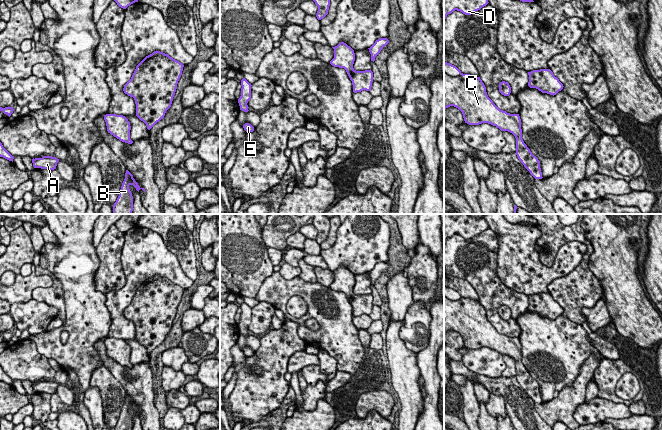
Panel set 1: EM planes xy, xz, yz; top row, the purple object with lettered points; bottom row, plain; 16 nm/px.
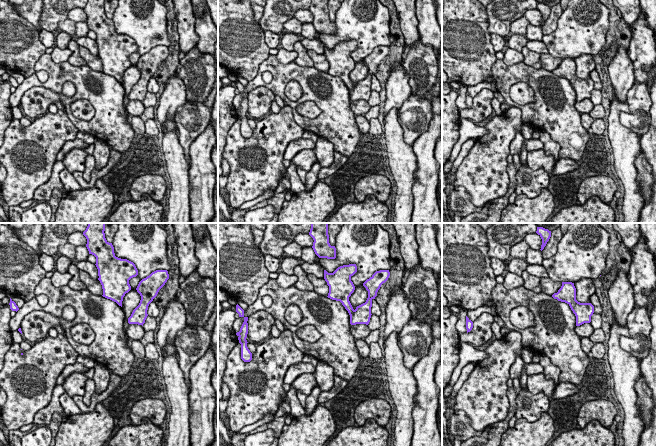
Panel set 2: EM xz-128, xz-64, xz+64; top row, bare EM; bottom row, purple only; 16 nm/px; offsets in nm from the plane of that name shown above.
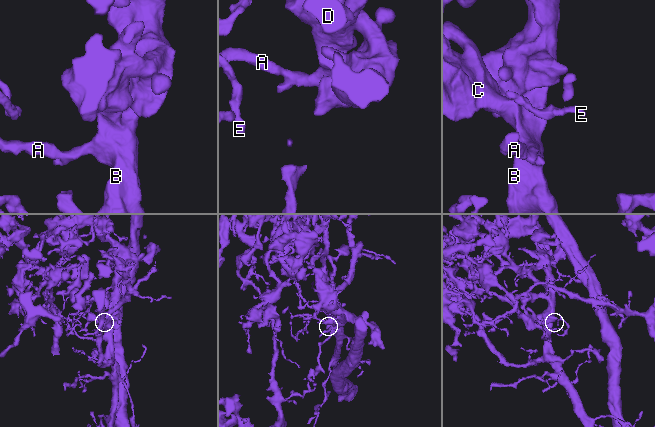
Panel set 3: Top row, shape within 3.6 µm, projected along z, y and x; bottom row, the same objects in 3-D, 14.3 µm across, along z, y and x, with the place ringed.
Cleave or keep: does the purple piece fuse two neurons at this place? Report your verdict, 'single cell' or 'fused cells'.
single cell

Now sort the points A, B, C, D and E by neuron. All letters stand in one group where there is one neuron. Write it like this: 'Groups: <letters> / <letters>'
Groups: A B C D E

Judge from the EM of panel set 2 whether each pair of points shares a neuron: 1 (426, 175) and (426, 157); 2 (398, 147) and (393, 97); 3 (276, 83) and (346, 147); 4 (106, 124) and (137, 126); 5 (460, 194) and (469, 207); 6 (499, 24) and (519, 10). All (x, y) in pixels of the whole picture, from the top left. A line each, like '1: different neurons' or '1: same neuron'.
1: same neuron
2: different neurons
3: same neuron
4: different neurons
5: same neuron
6: same neuron

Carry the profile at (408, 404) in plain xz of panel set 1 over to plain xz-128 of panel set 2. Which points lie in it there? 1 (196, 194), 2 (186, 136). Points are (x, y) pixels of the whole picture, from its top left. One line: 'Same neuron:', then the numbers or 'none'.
Same neuron: none

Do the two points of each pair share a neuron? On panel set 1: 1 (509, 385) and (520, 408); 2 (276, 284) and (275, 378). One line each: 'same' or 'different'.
1: same
2: different

